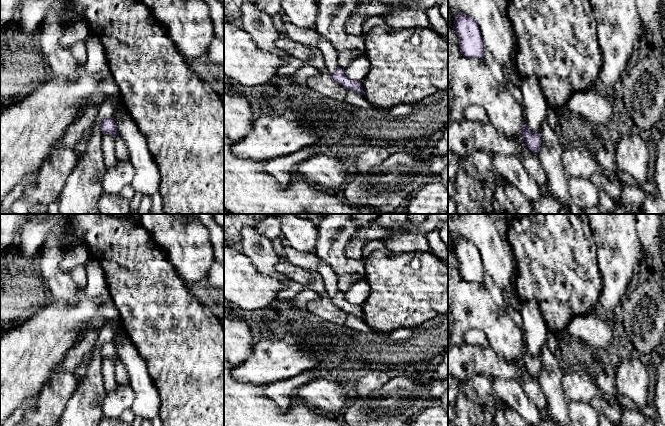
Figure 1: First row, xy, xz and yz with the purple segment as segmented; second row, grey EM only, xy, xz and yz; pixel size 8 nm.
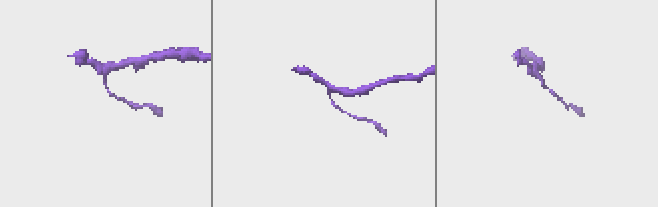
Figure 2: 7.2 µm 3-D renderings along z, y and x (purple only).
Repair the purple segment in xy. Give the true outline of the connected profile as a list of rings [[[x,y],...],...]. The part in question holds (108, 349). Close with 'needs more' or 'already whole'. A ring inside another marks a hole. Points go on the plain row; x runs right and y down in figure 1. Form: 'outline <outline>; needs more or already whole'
outline [[[112,342],[104,343],[101,348],[101,355],[102,358],[109,357],[111,358],[114,363],[118,359],[117,353],[116,353],[116,347]]]; already whole

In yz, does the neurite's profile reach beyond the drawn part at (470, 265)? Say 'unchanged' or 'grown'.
unchanged

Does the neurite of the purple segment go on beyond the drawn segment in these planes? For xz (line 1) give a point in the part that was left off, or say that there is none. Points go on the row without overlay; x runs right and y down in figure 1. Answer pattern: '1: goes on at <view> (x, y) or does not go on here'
1: does not go on here

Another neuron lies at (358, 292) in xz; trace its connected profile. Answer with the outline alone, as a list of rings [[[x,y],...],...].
[[[362,279],[354,284],[344,293],[347,302],[354,305],[362,305],[368,297],[370,286],[367,280]]]

